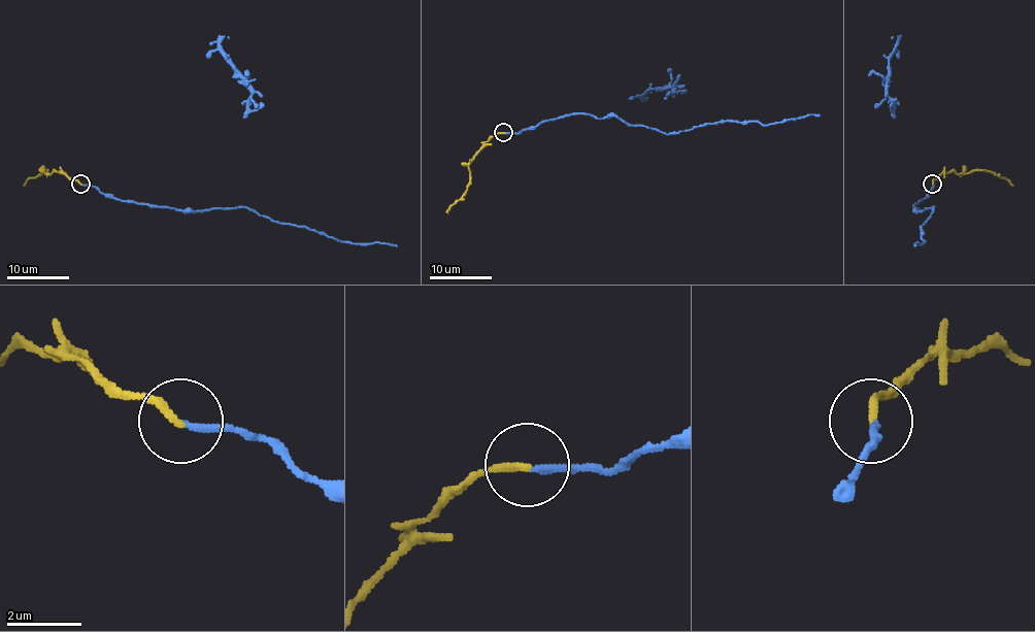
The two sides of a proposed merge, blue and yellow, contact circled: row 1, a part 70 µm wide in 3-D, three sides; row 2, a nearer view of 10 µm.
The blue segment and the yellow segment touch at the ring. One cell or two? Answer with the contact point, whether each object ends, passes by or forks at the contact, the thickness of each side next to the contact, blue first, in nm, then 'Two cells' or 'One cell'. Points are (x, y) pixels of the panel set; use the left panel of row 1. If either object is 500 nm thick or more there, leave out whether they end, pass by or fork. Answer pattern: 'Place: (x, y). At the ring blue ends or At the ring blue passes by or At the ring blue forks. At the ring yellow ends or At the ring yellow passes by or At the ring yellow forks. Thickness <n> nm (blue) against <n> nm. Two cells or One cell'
Place: (80, 184). At the ring blue ends. At the ring yellow ends. Thickness 190 nm (blue) against 240 nm. Two cells

